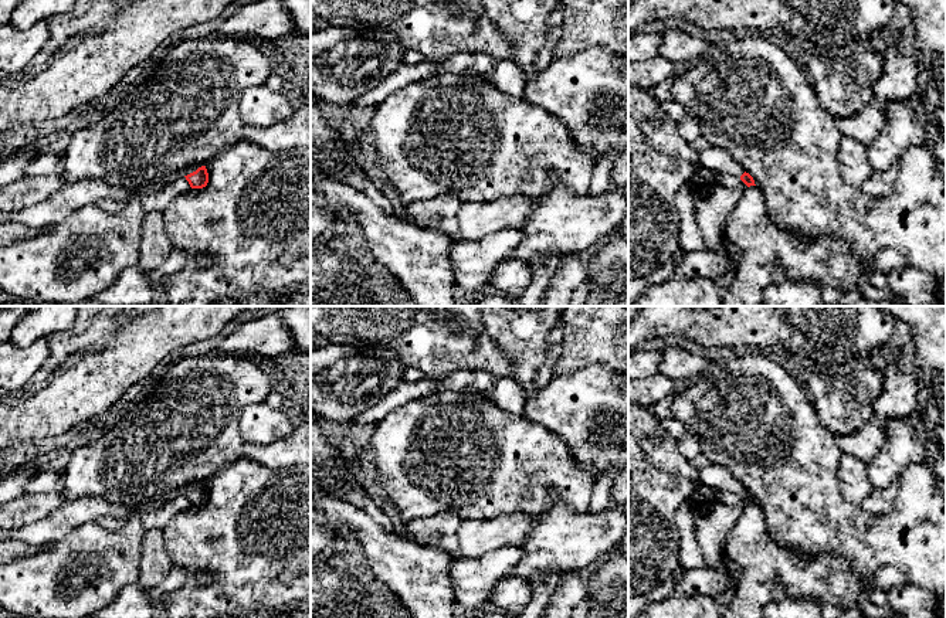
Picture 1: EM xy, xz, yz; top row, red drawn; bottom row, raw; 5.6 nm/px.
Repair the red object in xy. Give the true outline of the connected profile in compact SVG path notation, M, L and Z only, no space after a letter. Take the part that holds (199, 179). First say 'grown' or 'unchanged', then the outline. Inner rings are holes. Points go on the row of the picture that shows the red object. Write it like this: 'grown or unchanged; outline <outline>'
unchanged; outline M206 166L199 167L196 172L184 176L191 189L203 189L208 183L208 173Z

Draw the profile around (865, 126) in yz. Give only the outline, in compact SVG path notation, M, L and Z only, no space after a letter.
M874 101L869 106L862 108L855 115L835 119L835 123L842 136L868 145L881 135L885 120L886 118L881 105Z

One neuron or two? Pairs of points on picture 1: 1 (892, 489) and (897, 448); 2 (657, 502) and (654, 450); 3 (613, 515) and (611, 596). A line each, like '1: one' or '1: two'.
1: two
2: two
3: two

